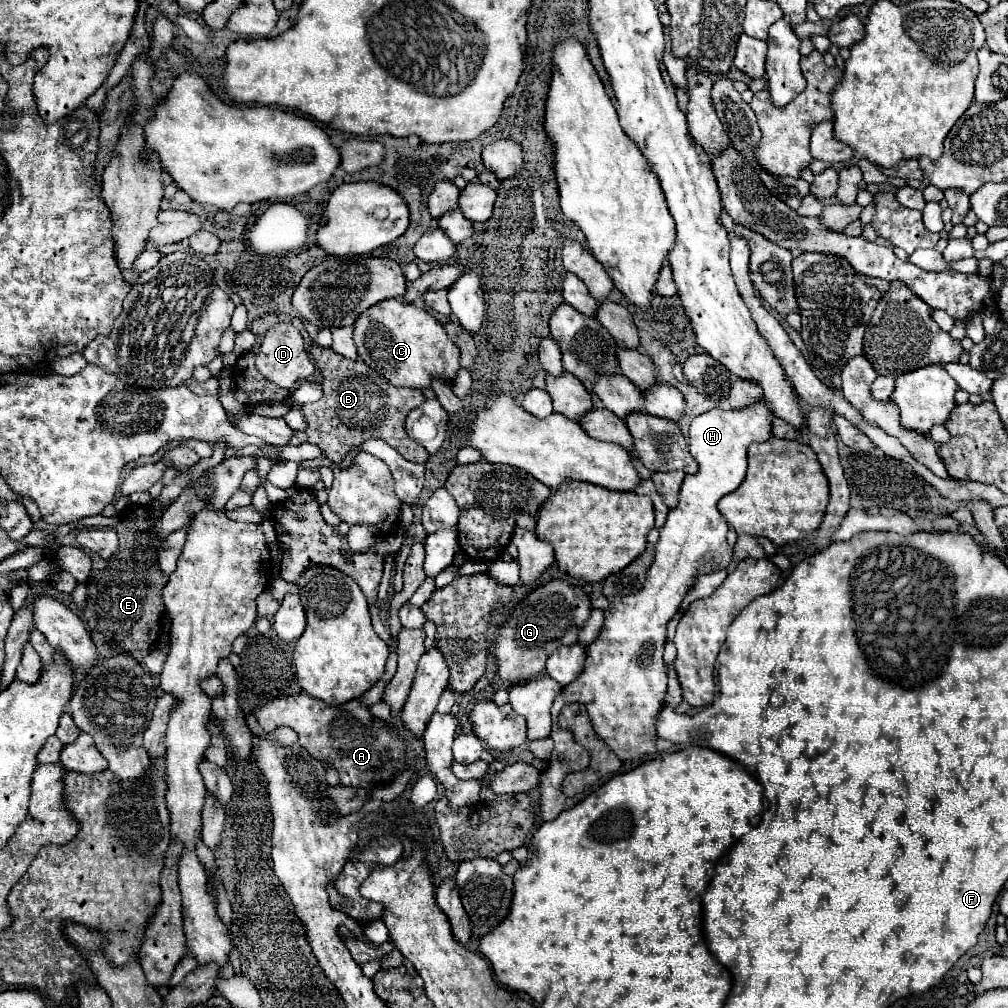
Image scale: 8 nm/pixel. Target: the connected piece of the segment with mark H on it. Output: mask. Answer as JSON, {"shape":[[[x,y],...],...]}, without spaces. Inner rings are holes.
{"shape":[[[758,402],[744,410],[708,410],[700,416],[696,416],[690,424],[690,454],[698,462],[698,474],[686,476],[678,494],[678,506],[668,512],[666,524],[660,528],[660,540],[654,546],[654,562],[650,564],[646,572],[646,582],[642,590],[630,596],[614,596],[610,598],[612,606],[604,608],[604,626],[600,630],[600,636],[586,648],[586,664],[582,674],[564,686],[560,696],[552,704],[552,732],[550,738],[554,740],[554,750],[550,754],[548,768],[540,776],[540,816],[544,820],[554,820],[566,804],[566,796],[562,794],[562,782],[568,772],[584,770],[590,764],[590,752],[582,748],[582,744],[572,742],[572,732],[562,730],[558,726],[558,712],[562,704],[580,702],[586,706],[590,724],[598,738],[606,742],[608,748],[620,758],[620,760],[632,760],[642,754],[654,754],[656,752],[656,718],[658,712],[664,706],[666,696],[666,664],[662,660],[664,642],[666,642],[666,624],[670,618],[678,612],[680,602],[684,600],[686,592],[692,588],[698,574],[710,574],[716,570],[724,570],[728,562],[732,560],[732,548],[726,542],[728,524],[724,516],[718,512],[716,504],[722,496],[734,492],[746,474],[746,450],[752,442],[766,442],[772,438],[772,414],[766,408],[764,402]]]}

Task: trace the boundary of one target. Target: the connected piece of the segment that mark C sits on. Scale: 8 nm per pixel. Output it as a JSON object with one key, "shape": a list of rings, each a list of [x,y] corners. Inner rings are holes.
{"shape":[[[382,300],[382,304],[374,304],[374,308],[368,308],[356,320],[354,342],[360,358],[394,386],[424,390],[430,388],[434,378],[450,384],[460,370],[460,352],[456,344],[448,338],[442,324],[416,304],[402,304],[400,300]]]}

